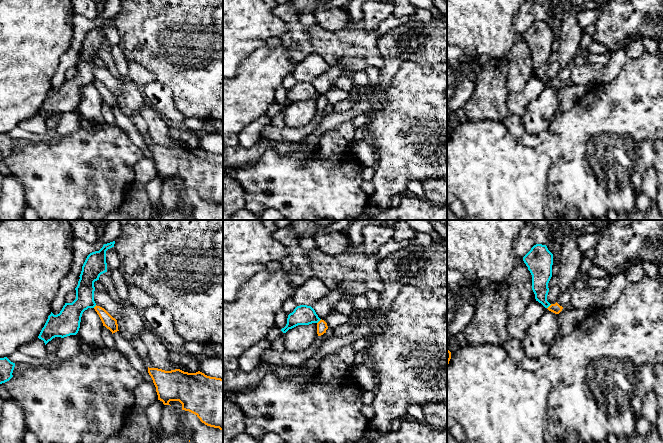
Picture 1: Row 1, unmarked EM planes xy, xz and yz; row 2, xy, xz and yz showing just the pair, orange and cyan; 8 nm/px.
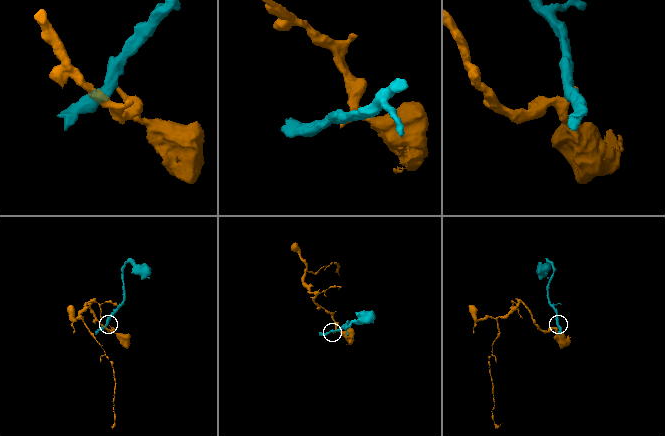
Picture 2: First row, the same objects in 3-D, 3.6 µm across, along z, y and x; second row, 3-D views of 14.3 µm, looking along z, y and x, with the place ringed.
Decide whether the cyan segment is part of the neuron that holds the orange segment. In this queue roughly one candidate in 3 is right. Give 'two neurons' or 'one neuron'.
two neurons

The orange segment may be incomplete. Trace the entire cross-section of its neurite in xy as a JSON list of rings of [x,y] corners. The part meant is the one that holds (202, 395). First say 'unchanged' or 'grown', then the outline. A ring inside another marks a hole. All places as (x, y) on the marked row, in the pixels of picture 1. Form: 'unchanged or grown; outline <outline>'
unchanged; outline [[[148,367],[148,373],[156,387],[158,400],[164,405],[170,405],[170,401],[179,401],[182,410],[195,414],[205,425],[223,431],[223,379],[207,376],[200,371],[188,373],[180,369],[165,371]]]

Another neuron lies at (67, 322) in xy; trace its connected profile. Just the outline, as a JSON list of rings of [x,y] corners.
[[[115,241],[104,244],[99,251],[87,256],[75,288],[76,299],[72,303],[65,303],[59,314],[51,312],[38,336],[45,345],[55,337],[64,338],[78,333],[83,312],[96,306],[94,282],[107,272],[106,251],[114,247],[114,244]]]

